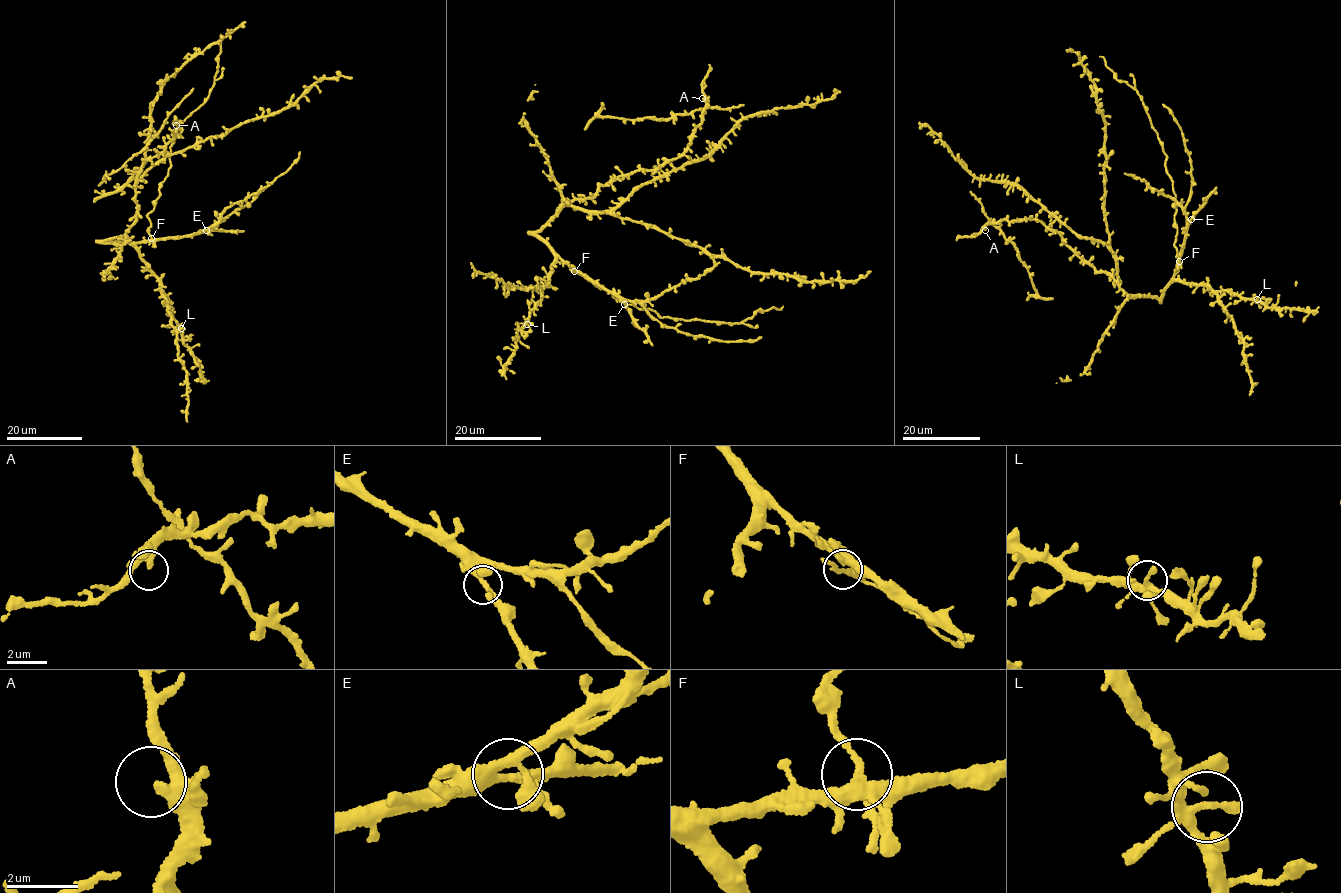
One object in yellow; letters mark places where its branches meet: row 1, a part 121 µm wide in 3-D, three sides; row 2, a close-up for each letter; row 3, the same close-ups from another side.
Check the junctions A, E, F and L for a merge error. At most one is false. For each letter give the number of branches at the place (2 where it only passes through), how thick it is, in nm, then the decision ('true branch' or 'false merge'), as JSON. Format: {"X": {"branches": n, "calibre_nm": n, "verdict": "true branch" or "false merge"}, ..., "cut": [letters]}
{"A": {"branches": 3, "calibre_nm": 280, "verdict": "true branch"}, "E": {"branches": 3, "calibre_nm": 220, "verdict": "true branch"}, "F": {"branches": 3, "calibre_nm": 200, "verdict": "true branch"}, "L": {"branches": 3, "calibre_nm": 240, "verdict": "true branch"}, "cut": []}

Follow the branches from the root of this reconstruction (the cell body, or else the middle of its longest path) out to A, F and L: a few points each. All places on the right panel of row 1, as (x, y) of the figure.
A: (1118, 285), (1078, 257), (1058, 233), (1041, 222), (1004, 220), (988, 224), (985, 230)
F: (1118, 285), (1135, 298), (1162, 297), (1179, 262)
L: (1118, 285), (1135, 298), (1160, 298), (1172, 281), (1181, 280), (1257, 299)

